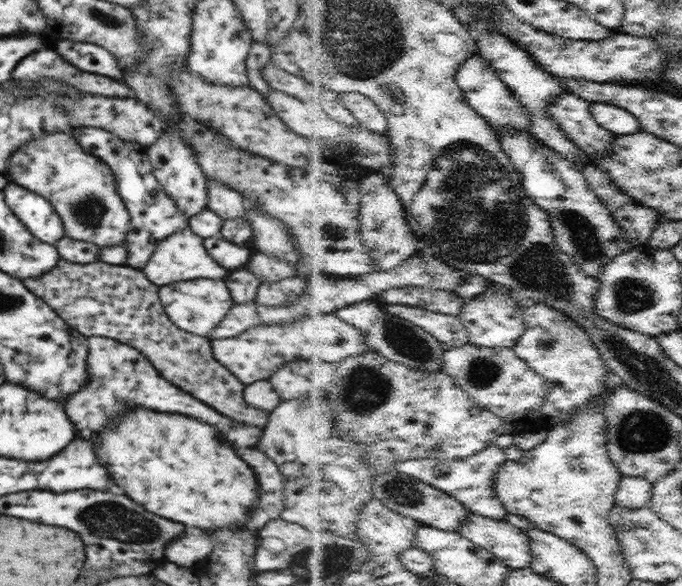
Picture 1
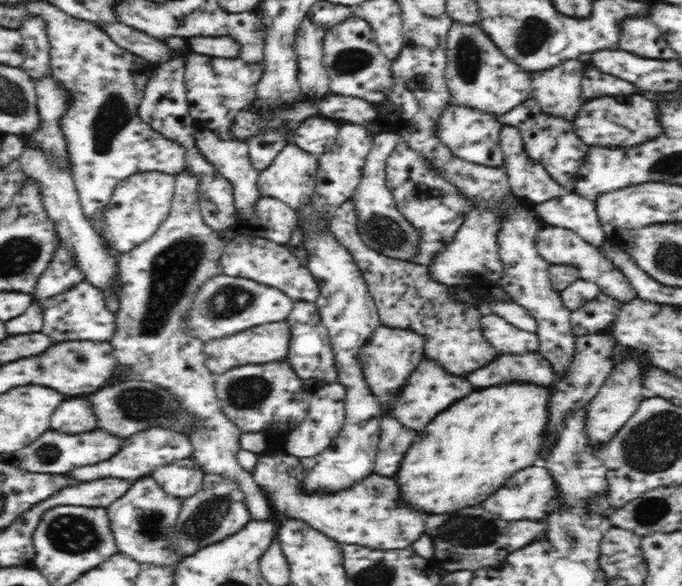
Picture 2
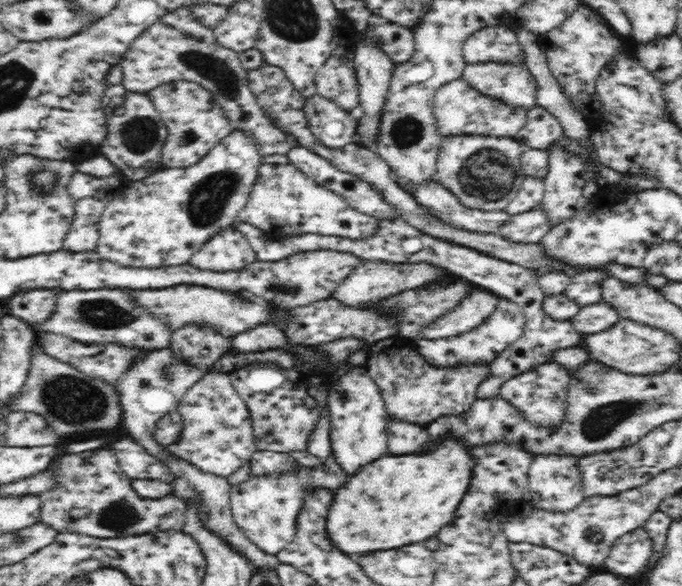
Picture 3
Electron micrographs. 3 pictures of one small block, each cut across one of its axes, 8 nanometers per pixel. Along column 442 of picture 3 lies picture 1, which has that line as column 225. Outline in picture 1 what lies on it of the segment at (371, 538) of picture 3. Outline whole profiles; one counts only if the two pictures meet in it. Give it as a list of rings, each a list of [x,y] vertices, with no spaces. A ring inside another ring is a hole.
[[[134,408],[98,434],[94,452],[128,498],[146,510],[204,530],[242,526],[258,500],[252,468],[226,444],[222,434],[180,414]]]

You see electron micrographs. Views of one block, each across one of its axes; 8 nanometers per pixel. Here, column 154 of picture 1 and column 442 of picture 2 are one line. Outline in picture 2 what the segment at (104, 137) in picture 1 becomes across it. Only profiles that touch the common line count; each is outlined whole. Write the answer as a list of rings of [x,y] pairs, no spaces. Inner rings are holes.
[[[401,141],[392,155],[386,160],[386,182],[398,211],[418,231],[418,252],[411,260],[414,264],[430,265],[433,258],[448,244],[470,210],[472,201],[444,177],[438,169],[430,167],[430,160],[412,151],[406,142]]]

